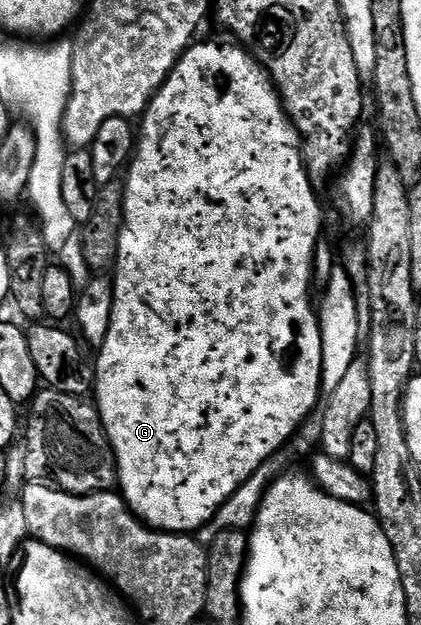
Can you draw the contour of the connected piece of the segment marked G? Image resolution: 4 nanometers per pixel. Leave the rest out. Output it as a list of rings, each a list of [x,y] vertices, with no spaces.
[[[196,41],[196,42],[193,42],[193,44],[192,44],[192,46],[191,46],[191,47],[189,47],[189,48],[188,48],[188,50],[187,50],[187,51],[185,51],[185,52],[184,52],[184,54],[183,54],[183,55],[181,55],[181,57],[180,57],[180,60],[179,60],[179,61],[177,61],[177,63],[176,63],[176,64],[175,64],[175,65],[174,65],[174,69],[173,69],[173,70],[172,70],[172,72],[171,72],[171,73],[170,73],[170,74],[168,74],[168,79],[167,79],[167,81],[165,81],[165,82],[164,82],[164,83],[163,83],[163,84],[162,84],[162,85],[161,85],[161,87],[160,87],[160,88],[158,88],[158,90],[156,90],[156,95],[155,95],[155,96],[154,96],[154,98],[153,98],[153,99],[151,99],[151,101],[150,101],[150,102],[149,102],[149,103],[148,103],[148,109],[147,109],[147,111],[145,111],[145,112],[144,112],[144,114],[143,114],[143,116],[142,116],[142,118],[141,118],[141,119],[140,119],[140,120],[139,120],[139,123],[138,123],[138,138],[137,138],[137,141],[136,141],[136,145],[135,145],[135,148],[134,148],[134,154],[133,154],[133,156],[132,156],[132,158],[131,158],[131,160],[130,160],[130,162],[129,162],[129,164],[128,164],[128,166],[127,166],[127,168],[126,168],[126,176],[127,176],[127,175],[128,175],[128,179],[127,179],[127,178],[125,178],[125,179],[124,179],[124,180],[123,180],[123,185],[124,185],[124,224],[123,224],[123,225],[122,225],[122,229],[121,229],[121,230],[120,230],[120,240],[119,240],[119,241],[118,241],[118,253],[117,253],[117,254],[116,254],[116,261],[115,261],[115,264],[114,264],[114,272],[115,272],[115,271],[116,271],[116,275],[115,275],[115,274],[114,274],[114,278],[113,278],[113,279],[112,279],[112,296],[113,296],[113,297],[114,297],[114,309],[113,309],[113,310],[112,310],[112,316],[111,316],[111,317],[110,317],[110,329],[109,329],[109,330],[108,330],[108,332],[107,332],[107,333],[106,333],[106,337],[105,337],[105,338],[104,338],[104,344],[102,344],[102,346],[100,346],[100,348],[99,348],[99,349],[98,349],[98,354],[97,354],[97,355],[100,355],[100,356],[98,356],[98,357],[97,357],[97,359],[94,359],[94,366],[95,366],[95,369],[96,369],[96,385],[95,385],[95,388],[94,388],[94,406],[95,406],[95,408],[96,408],[96,410],[97,410],[97,411],[99,411],[99,413],[100,413],[100,420],[101,420],[101,421],[102,421],[102,425],[103,425],[103,426],[104,426],[104,428],[105,428],[105,429],[106,429],[106,433],[107,433],[107,434],[108,434],[108,440],[109,440],[109,441],[110,441],[110,445],[111,445],[111,446],[112,446],[112,448],[113,448],[113,449],[114,449],[114,453],[115,453],[115,454],[116,454],[116,474],[117,474],[117,476],[118,476],[118,491],[119,491],[119,494],[120,494],[120,495],[121,495],[121,496],[122,496],[122,498],[123,498],[123,500],[124,500],[124,502],[125,502],[125,503],[127,503],[127,505],[128,505],[128,508],[130,508],[130,509],[131,509],[131,510],[132,510],[132,514],[133,514],[133,515],[135,515],[135,516],[136,516],[136,518],[137,518],[137,519],[139,519],[139,520],[140,520],[140,522],[141,522],[141,523],[147,523],[147,524],[148,524],[148,526],[149,526],[149,527],[151,527],[151,528],[152,528],[152,530],[154,530],[154,531],[170,531],[170,532],[173,532],[173,533],[195,533],[195,532],[197,532],[197,531],[198,531],[198,530],[199,530],[199,529],[200,529],[200,528],[202,528],[202,527],[204,527],[204,526],[205,526],[205,525],[206,525],[206,524],[207,524],[207,523],[209,523],[209,522],[211,522],[211,520],[212,520],[212,518],[213,518],[213,517],[214,517],[214,516],[215,516],[215,515],[216,515],[216,514],[217,514],[217,513],[218,513],[218,512],[219,512],[219,509],[220,509],[220,507],[221,507],[221,506],[223,506],[223,504],[224,504],[224,503],[225,503],[225,502],[227,502],[227,500],[228,500],[228,499],[229,499],[229,498],[231,498],[231,496],[232,496],[232,495],[233,495],[233,494],[234,494],[234,493],[235,493],[235,491],[236,491],[236,490],[237,490],[237,489],[239,489],[239,487],[240,487],[240,486],[242,486],[242,485],[243,485],[243,483],[244,483],[244,482],[245,482],[245,481],[246,481],[246,480],[247,480],[247,479],[248,479],[248,478],[249,478],[249,477],[251,477],[251,475],[252,475],[252,474],[253,474],[253,473],[255,473],[255,471],[256,471],[256,470],[258,470],[258,469],[259,469],[259,467],[260,467],[260,466],[262,466],[262,465],[263,465],[263,464],[264,464],[264,463],[265,463],[265,462],[266,462],[266,461],[267,461],[267,459],[268,459],[268,458],[269,458],[269,457],[270,457],[270,456],[271,456],[271,455],[272,455],[272,454],[274,454],[274,453],[275,453],[275,452],[276,452],[276,451],[277,451],[277,450],[279,450],[279,449],[280,449],[280,448],[282,448],[282,447],[284,447],[284,446],[285,446],[285,444],[287,444],[287,442],[288,442],[288,440],[289,440],[289,439],[290,439],[290,438],[291,438],[291,436],[292,436],[292,435],[293,435],[293,434],[295,434],[295,432],[296,432],[296,431],[297,431],[297,430],[298,430],[298,429],[299,429],[299,427],[300,427],[300,426],[301,426],[301,425],[302,425],[302,423],[303,423],[303,421],[304,421],[304,419],[305,419],[305,418],[307,418],[307,416],[308,416],[308,415],[309,415],[309,414],[311,414],[311,413],[312,413],[312,412],[313,412],[313,411],[315,411],[315,409],[317,409],[317,407],[318,407],[318,404],[319,404],[319,403],[320,403],[320,402],[321,402],[321,399],[322,399],[322,392],[321,392],[321,390],[320,390],[320,378],[321,378],[321,377],[322,377],[322,333],[321,333],[321,332],[320,332],[320,321],[319,321],[319,318],[318,318],[318,311],[317,311],[317,308],[316,308],[316,307],[315,307],[315,306],[314,306],[314,301],[313,301],[313,305],[312,305],[312,287],[313,287],[313,288],[314,288],[314,264],[315,264],[315,262],[316,262],[316,244],[317,244],[317,243],[319,243],[319,242],[321,242],[321,239],[322,239],[322,235],[320,235],[320,226],[322,226],[322,225],[323,225],[323,223],[324,223],[324,215],[323,215],[323,213],[322,213],[322,212],[320,212],[320,203],[319,203],[319,201],[318,201],[318,200],[316,200],[316,191],[317,191],[317,188],[316,188],[316,187],[315,187],[315,186],[314,186],[314,184],[313,184],[313,182],[312,182],[312,180],[311,180],[311,179],[309,179],[309,177],[308,177],[308,169],[307,169],[307,167],[305,167],[305,165],[304,165],[304,157],[303,157],[303,154],[302,154],[302,151],[301,151],[301,148],[300,148],[300,146],[301,146],[301,143],[302,143],[302,140],[301,140],[301,137],[300,137],[300,135],[299,135],[299,133],[298,133],[298,132],[297,132],[297,131],[296,131],[296,126],[294,126],[294,124],[292,124],[292,120],[291,120],[291,119],[289,119],[289,118],[288,118],[288,114],[287,114],[287,113],[286,113],[286,112],[285,112],[285,111],[284,111],[284,104],[283,104],[283,103],[281,103],[281,102],[280,102],[280,95],[279,95],[279,94],[278,94],[278,92],[276,92],[276,86],[274,86],[274,85],[273,85],[273,83],[272,83],[272,79],[271,79],[271,77],[270,77],[270,76],[269,76],[269,75],[268,75],[268,72],[267,72],[267,71],[265,71],[265,69],[264,69],[264,66],[262,66],[262,65],[261,65],[261,64],[260,64],[260,62],[258,62],[258,61],[257,61],[257,59],[256,59],[256,57],[255,57],[255,55],[253,55],[253,54],[252,54],[252,52],[251,52],[251,51],[249,51],[249,50],[247,50],[247,49],[245,49],[245,48],[244,48],[244,47],[243,47],[243,46],[240,46],[240,45],[237,45],[237,44],[236,44],[236,43],[235,43],[235,42],[232,42],[232,43],[233,43],[233,44],[232,44],[232,43],[200,43],[200,42],[201,42],[201,41]]]

